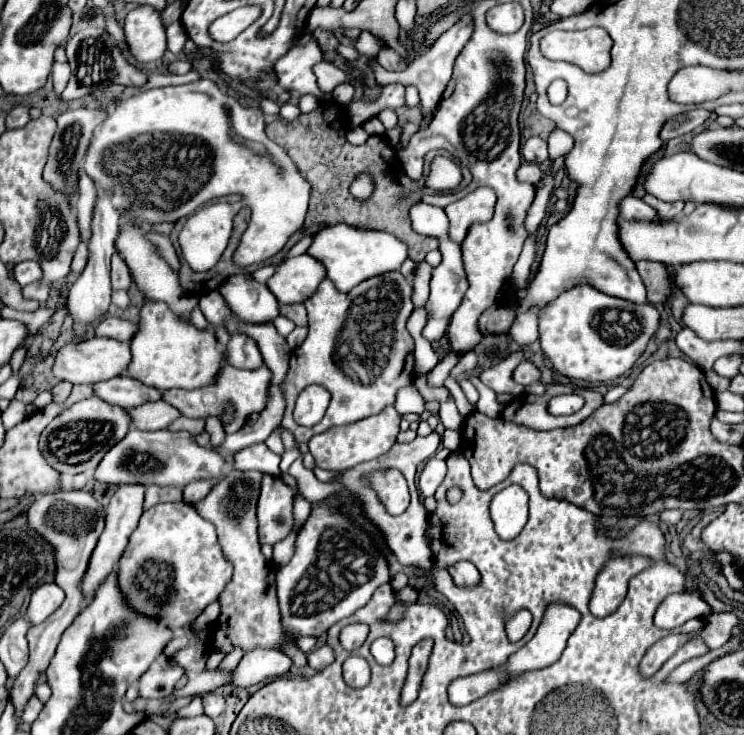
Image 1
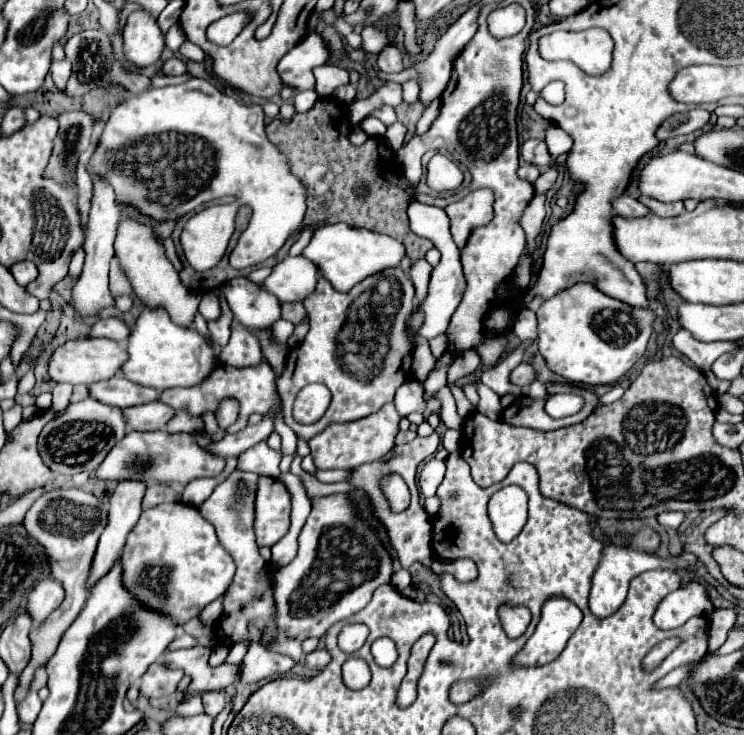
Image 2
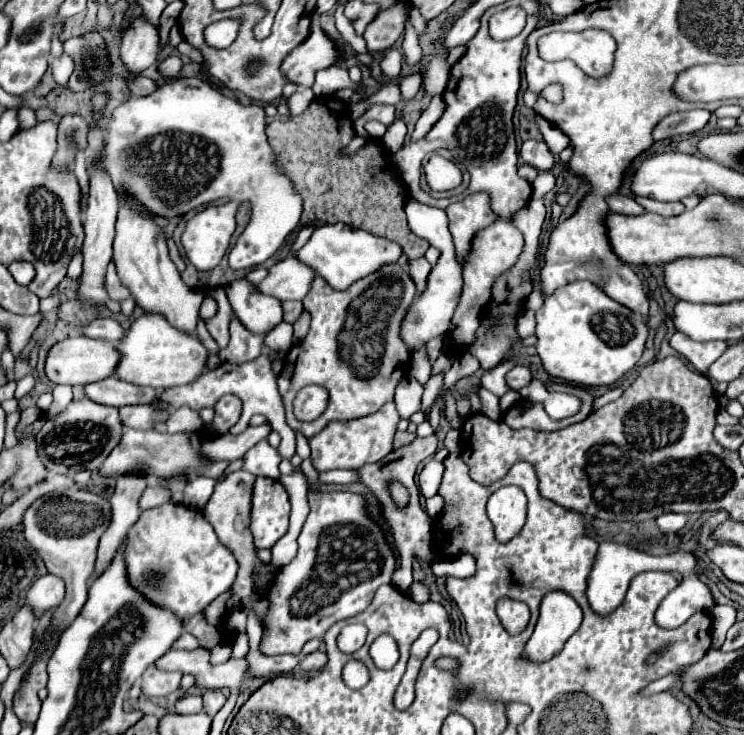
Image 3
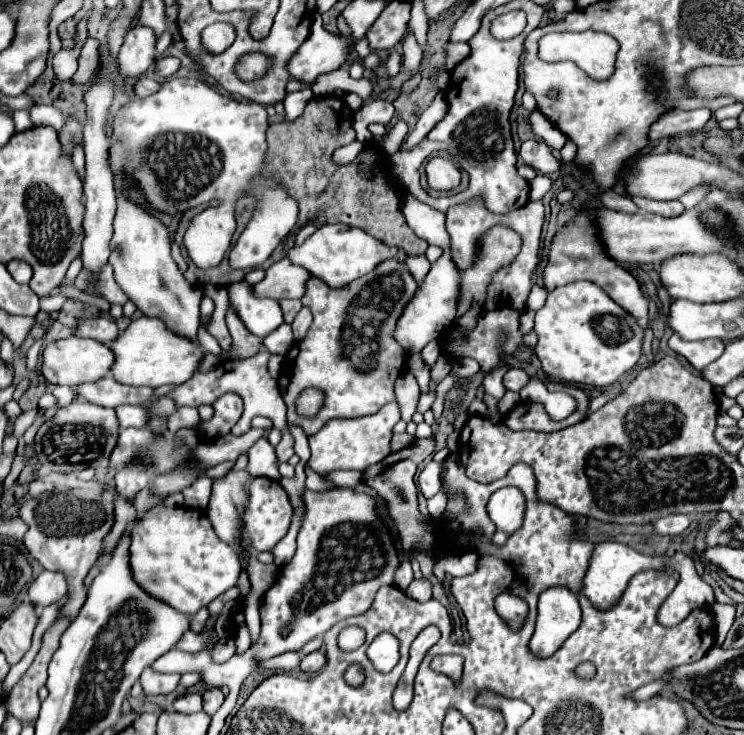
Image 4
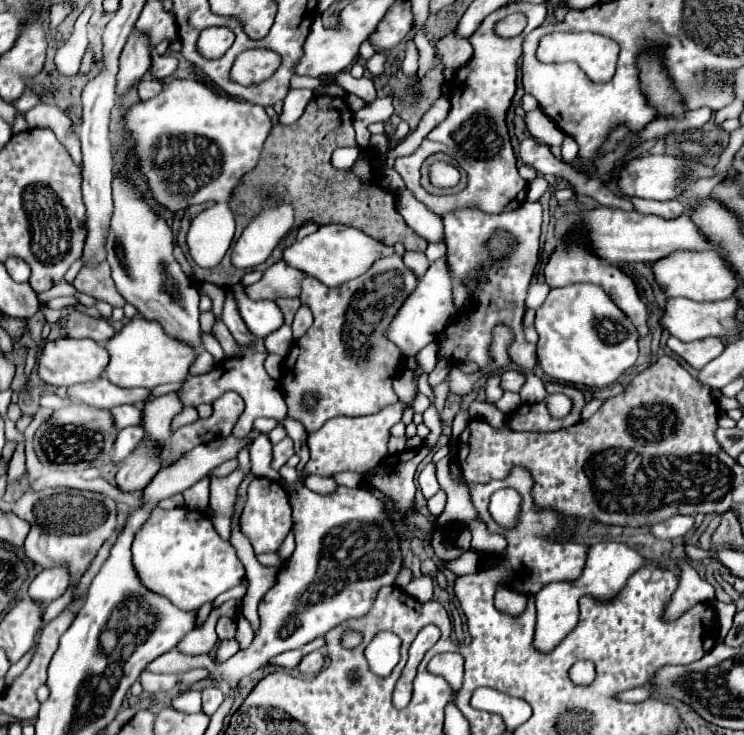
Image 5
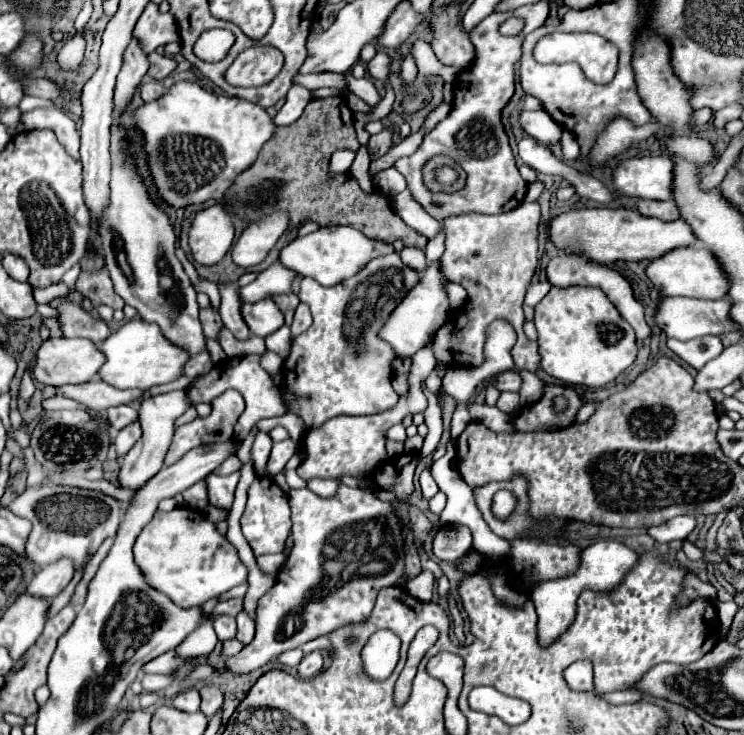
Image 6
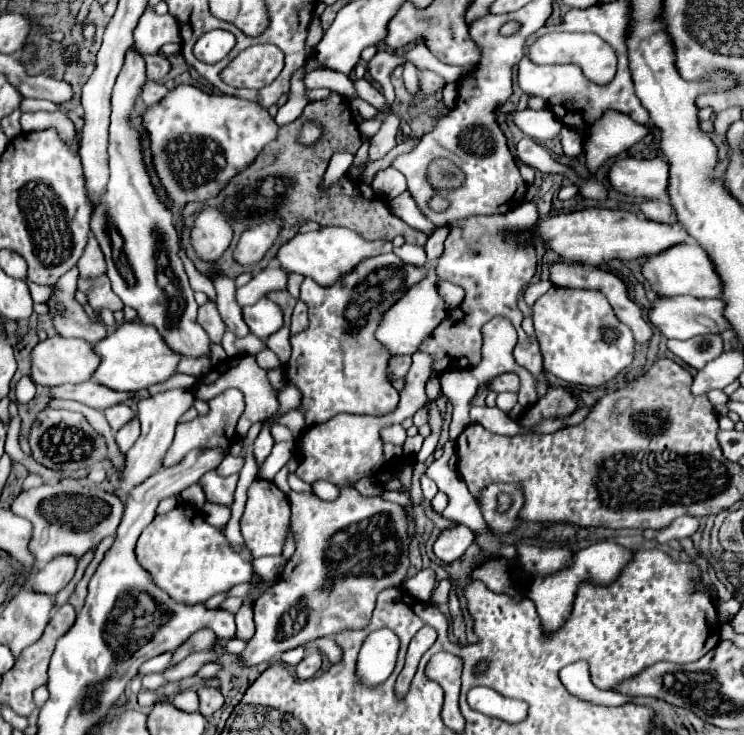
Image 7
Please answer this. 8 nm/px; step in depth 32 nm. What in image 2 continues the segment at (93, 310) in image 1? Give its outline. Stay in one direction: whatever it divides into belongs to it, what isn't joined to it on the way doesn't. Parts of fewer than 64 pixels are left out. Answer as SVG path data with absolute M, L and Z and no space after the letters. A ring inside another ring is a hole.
M92 176L92 184L94 184L94 192L92 192L90 212L86 222L86 240L84 240L86 260L84 260L84 270L72 290L72 304L82 316L92 316L98 314L102 308L113 306L113 298L108 290L108 264L114 256L112 244L116 238L116 224L120 218L120 208L116 204L116 194L112 186L102 176Z

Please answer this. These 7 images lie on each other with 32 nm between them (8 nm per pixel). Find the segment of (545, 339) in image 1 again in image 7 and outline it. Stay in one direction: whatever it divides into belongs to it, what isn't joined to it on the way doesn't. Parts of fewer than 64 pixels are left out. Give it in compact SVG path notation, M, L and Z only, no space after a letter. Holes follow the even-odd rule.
M552 286L532 306L534 310L534 332L540 342L544 358L544 370L556 378L580 384L580 386L602 386L624 370L634 356L634 338L628 326L618 322L608 300L594 290L572 290Z

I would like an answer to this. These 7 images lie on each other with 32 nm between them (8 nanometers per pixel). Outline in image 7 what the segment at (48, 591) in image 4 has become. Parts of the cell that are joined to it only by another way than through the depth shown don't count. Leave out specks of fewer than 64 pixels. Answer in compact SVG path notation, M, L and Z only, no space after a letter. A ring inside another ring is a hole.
M56 556L56 560L50 560L32 580L32 590L56 594L60 592L76 572L78 560L72 560L72 556Z

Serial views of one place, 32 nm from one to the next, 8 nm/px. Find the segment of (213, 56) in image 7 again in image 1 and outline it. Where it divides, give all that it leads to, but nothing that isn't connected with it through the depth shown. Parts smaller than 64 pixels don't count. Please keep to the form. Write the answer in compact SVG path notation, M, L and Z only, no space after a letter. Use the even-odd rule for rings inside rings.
M246 6L246 8L238 8L222 18L218 18L216 22L212 22L210 26L210 38L226 44L230 40L234 40L244 28L248 28L260 14L260 8L256 6Z

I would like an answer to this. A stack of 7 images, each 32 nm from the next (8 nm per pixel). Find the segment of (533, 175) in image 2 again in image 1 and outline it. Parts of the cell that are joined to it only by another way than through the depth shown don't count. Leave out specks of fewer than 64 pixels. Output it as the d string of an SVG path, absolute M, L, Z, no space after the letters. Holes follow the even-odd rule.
M522 162L522 166L518 168L518 180L522 180L522 182L536 184L540 178L542 178L542 170L538 168L538 164Z

